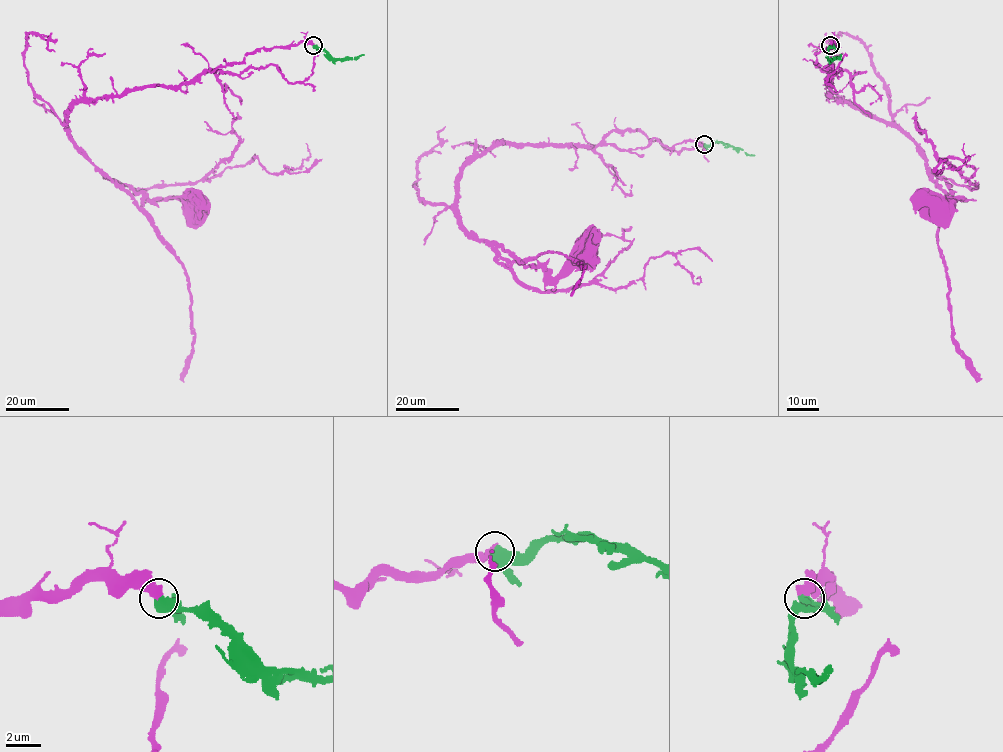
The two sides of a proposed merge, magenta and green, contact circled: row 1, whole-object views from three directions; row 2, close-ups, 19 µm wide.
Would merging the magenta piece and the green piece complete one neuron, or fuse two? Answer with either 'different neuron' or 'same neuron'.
same neuron

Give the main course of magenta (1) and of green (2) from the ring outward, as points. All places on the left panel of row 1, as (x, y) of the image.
1: (313, 46), (256, 48), (176, 88), (71, 108), (67, 133), (103, 174), (196, 209)
2: (313, 46), (335, 58), (352, 59), (364, 54)

